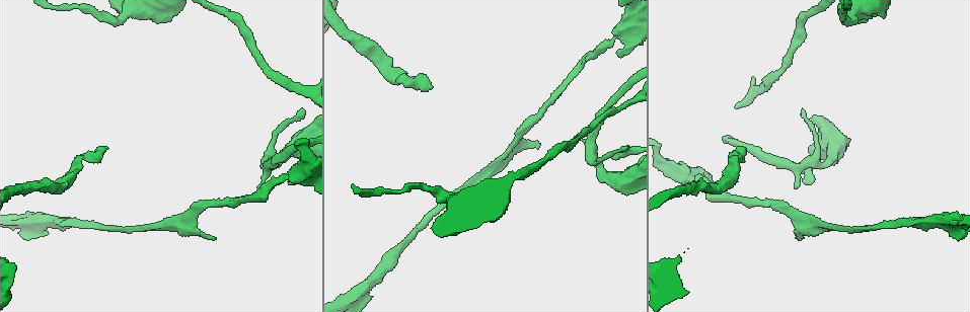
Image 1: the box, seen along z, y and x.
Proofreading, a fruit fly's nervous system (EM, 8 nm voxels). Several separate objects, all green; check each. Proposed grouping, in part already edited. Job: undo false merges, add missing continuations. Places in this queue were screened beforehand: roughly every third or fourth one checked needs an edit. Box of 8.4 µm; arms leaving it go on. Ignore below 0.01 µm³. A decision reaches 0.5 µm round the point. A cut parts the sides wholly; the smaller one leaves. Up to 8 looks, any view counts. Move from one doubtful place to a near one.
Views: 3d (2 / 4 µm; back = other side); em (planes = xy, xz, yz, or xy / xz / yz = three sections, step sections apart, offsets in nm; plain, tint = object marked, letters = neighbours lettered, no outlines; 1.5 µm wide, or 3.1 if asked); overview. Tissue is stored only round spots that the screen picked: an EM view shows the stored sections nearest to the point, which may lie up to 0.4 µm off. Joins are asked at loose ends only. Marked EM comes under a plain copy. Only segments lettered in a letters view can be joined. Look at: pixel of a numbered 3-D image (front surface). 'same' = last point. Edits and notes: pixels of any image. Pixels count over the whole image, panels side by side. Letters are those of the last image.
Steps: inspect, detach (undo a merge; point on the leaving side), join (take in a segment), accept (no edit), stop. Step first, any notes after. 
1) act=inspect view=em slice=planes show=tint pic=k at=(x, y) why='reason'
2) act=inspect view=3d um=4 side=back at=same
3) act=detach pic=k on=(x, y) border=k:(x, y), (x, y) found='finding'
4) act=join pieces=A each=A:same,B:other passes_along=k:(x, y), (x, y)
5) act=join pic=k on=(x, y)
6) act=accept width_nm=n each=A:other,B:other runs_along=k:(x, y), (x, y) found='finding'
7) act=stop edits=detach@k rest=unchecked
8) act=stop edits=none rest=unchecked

act=inspect view=em slice=xy step=4 show=letters pic=1 at=(25, 221) why='branch point'

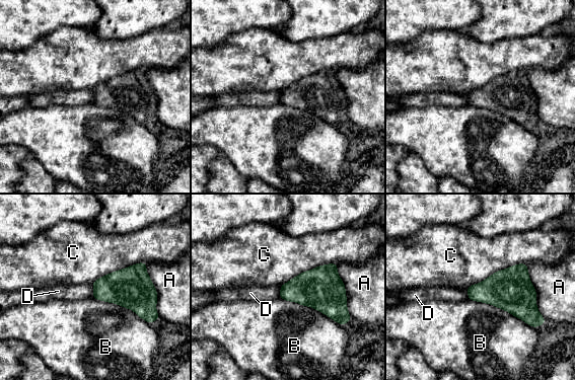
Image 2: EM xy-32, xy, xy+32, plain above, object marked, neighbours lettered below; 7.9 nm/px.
act=accept each=A:other,B:other,C:other,D:other border=2:(526, 262), (498, 270), (466, 288) found='continuous, no second cell'

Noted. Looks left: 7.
act=inspect view=em slice=xz step=8 show=tint pic=1 at=(290, 184) why='branch stops here'

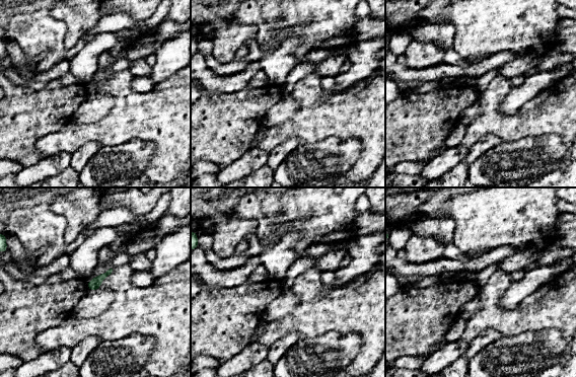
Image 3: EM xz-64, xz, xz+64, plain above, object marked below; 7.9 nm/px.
act=inspect view=em slice=planes show=letters at=same why='cut it another way'

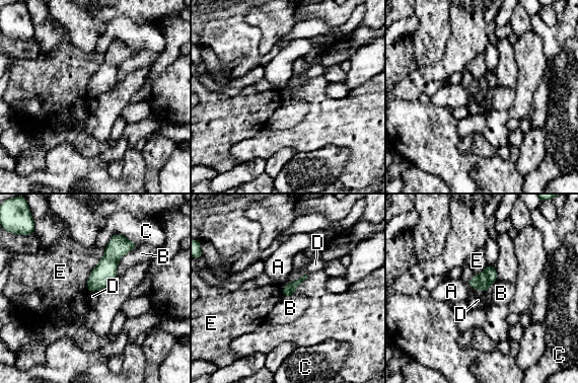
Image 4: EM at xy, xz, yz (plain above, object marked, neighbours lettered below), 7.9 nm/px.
act=accept longest_contact=E:380nm each=A:other,B:other,C:other,D:other,E:other border=4:(306, 274), (283, 288) found='none of them fits'

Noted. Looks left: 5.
act=inspect view=em slice=xy step=4 show=tint pic=1 at=(628, 149) why='branch stops here'

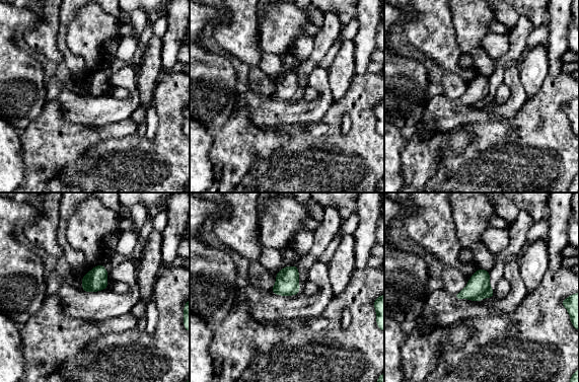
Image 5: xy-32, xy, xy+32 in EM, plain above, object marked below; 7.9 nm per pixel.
act=inspect view=em slice=planes show=letters at=same

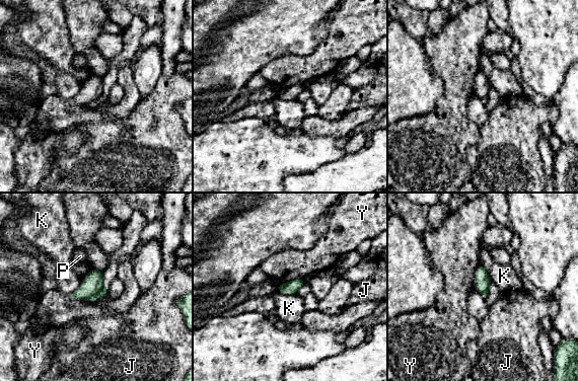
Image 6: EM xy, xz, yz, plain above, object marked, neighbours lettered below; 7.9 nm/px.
act=accept each=J:other,K:other,P:other,Y:other found='no lettered segment goes on from it'

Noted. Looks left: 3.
act=stop edits=none rest=unchecked

